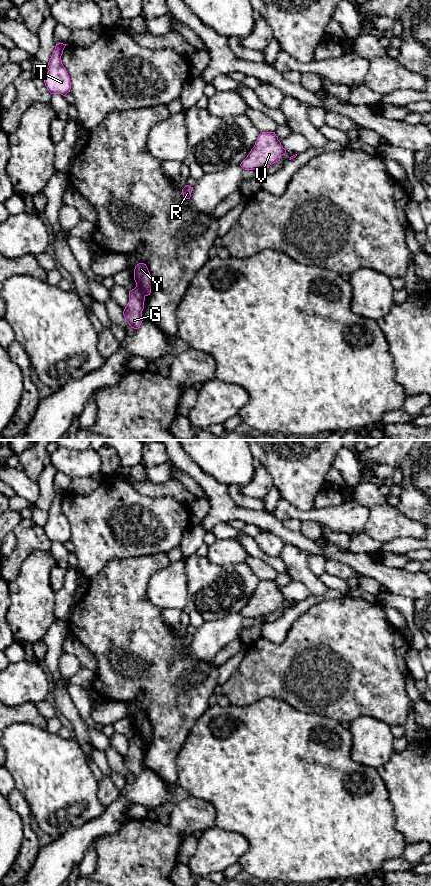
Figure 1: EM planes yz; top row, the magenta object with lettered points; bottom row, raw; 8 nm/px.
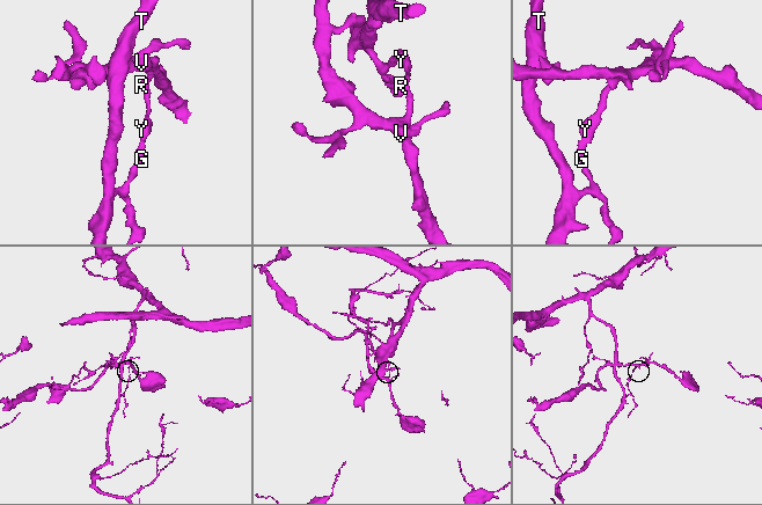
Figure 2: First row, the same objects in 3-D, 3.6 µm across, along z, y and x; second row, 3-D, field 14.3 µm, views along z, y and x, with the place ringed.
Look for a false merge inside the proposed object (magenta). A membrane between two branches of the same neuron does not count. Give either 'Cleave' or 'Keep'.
Cleave

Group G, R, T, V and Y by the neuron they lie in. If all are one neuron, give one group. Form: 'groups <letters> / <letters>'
groups G T / R V Y

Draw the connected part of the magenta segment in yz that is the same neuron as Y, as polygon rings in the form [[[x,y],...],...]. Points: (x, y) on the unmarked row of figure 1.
[[[139,711],[135,714],[134,728],[136,730],[136,734],[141,737],[144,744],[150,743],[152,737],[152,725],[146,712]]]

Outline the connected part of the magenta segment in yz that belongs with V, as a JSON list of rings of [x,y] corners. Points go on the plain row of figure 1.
[[[261,580],[247,605],[240,614],[244,618],[266,616],[278,610],[286,598],[281,593],[275,580]]]

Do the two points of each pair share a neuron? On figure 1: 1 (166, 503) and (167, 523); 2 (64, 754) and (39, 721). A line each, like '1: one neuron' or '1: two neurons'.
1: one neuron
2: two neurons

